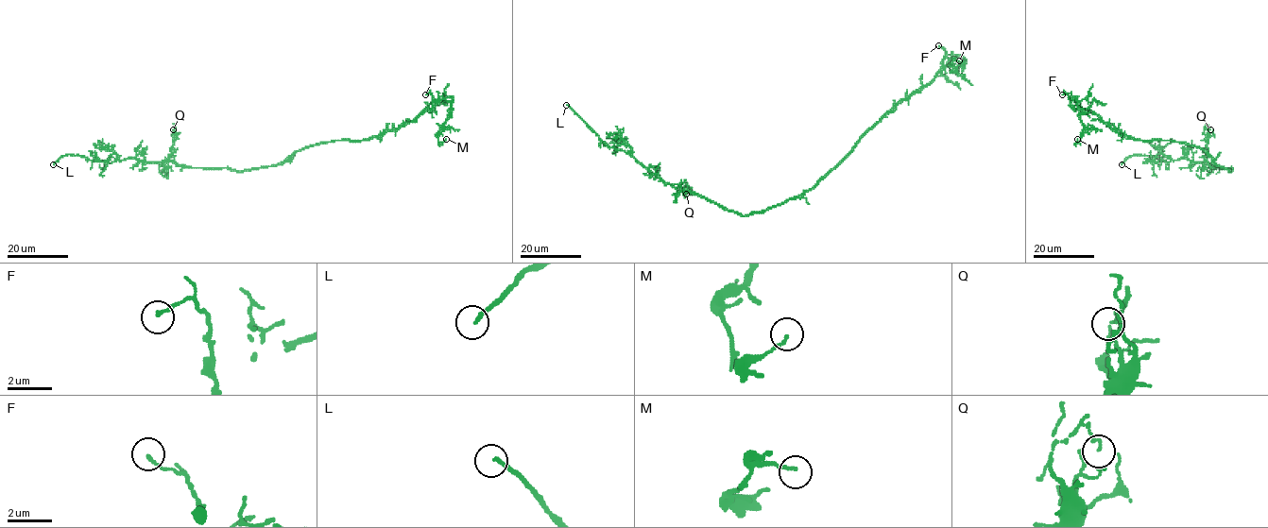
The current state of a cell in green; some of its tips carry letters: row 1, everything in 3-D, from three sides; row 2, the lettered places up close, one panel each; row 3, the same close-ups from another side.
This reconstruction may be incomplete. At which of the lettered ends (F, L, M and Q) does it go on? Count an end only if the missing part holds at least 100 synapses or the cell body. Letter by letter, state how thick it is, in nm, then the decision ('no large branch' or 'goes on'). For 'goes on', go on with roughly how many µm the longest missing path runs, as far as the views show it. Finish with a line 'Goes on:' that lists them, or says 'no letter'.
F: 150 nm thick; no large branch
L: 160 nm thick; goes on; about 25 µm are missing
M: 130 nm thick; no large branch
Q: 110 nm thick; no large branch
Goes on: L

